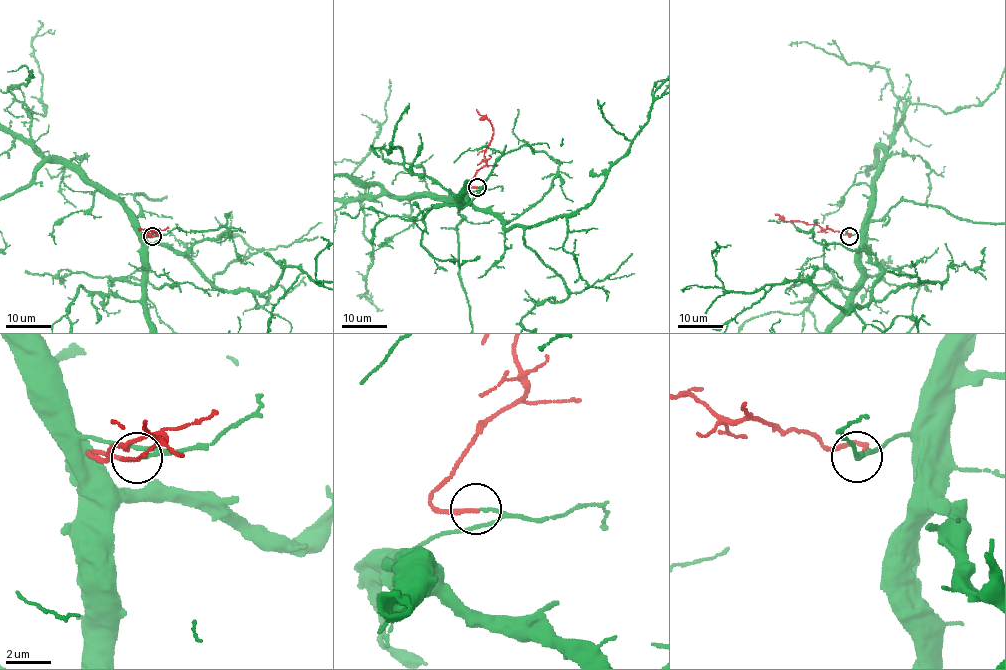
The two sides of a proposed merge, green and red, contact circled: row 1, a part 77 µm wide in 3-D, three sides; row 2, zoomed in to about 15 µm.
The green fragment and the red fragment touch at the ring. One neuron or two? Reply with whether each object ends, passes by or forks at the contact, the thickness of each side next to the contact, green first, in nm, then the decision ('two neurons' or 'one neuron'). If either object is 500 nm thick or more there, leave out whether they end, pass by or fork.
green passes by | red ends | 90/190 nm | one neuron

